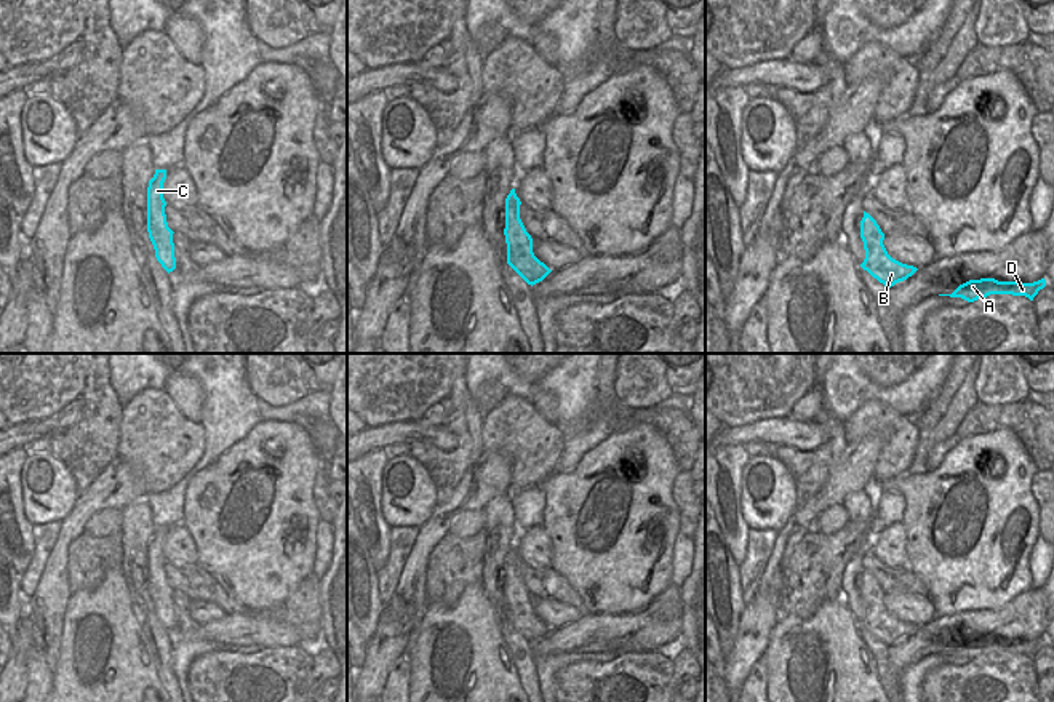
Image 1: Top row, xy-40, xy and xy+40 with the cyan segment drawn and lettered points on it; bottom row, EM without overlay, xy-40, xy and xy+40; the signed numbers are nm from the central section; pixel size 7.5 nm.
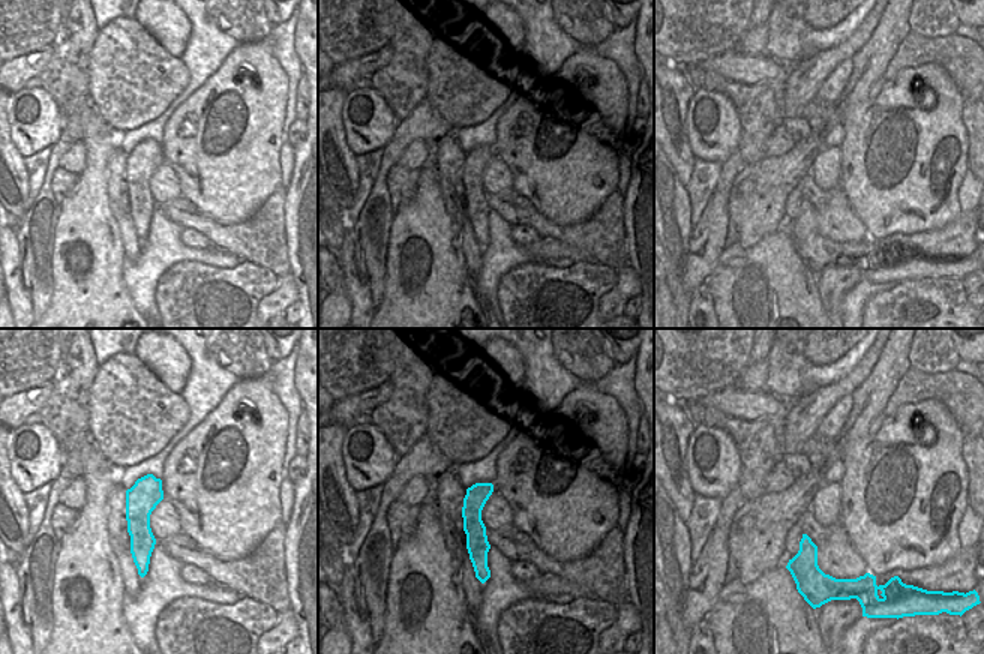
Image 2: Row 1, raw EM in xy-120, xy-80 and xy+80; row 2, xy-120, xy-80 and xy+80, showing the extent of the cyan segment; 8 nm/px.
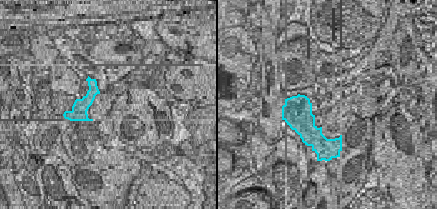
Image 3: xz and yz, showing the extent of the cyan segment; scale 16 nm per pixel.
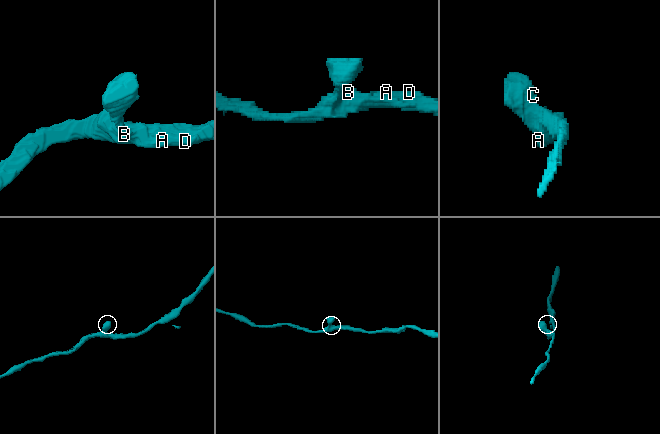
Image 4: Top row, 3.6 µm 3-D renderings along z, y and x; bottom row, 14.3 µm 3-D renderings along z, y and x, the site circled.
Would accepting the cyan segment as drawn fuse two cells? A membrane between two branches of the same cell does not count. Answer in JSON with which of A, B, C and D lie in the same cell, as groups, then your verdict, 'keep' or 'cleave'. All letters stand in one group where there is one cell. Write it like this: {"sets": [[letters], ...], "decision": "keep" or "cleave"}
{"sets": [["A", "B", "C", "D"]], "decision": "keep"}

